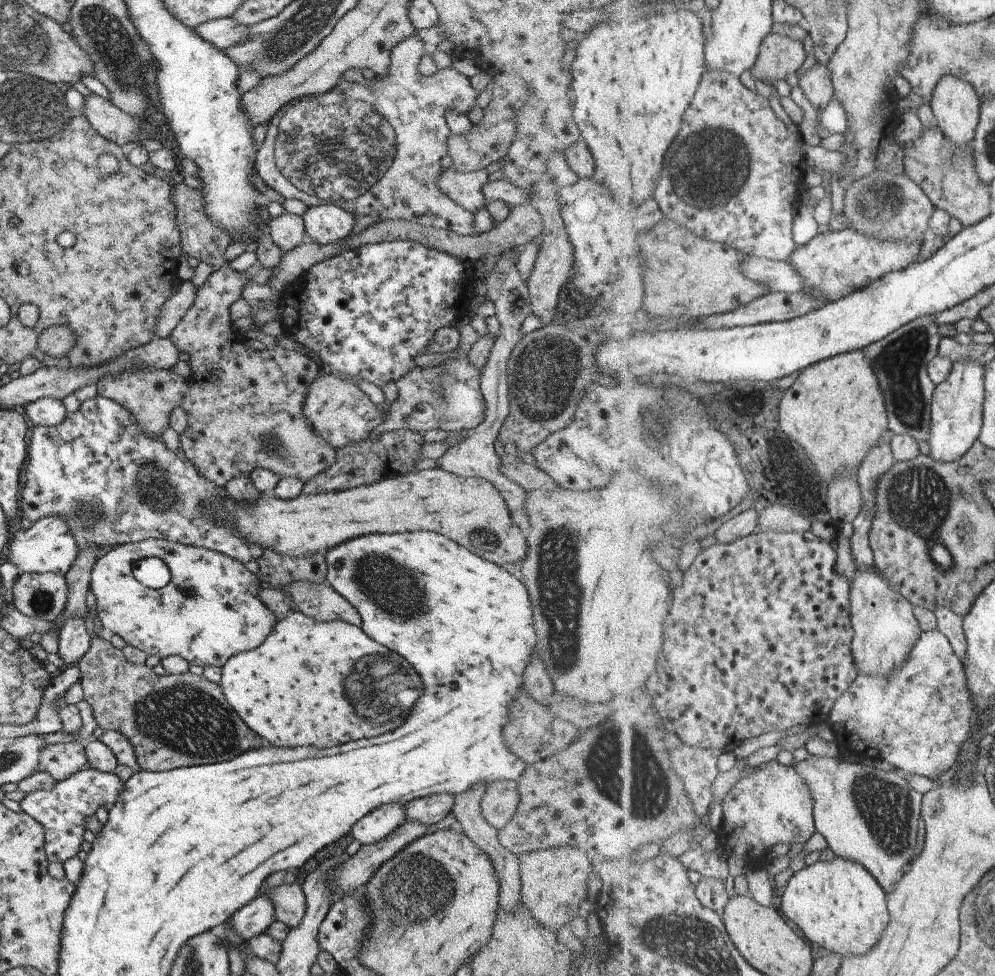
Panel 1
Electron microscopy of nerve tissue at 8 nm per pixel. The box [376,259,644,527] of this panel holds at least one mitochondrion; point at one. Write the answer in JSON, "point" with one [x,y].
{"point":[546,373]}

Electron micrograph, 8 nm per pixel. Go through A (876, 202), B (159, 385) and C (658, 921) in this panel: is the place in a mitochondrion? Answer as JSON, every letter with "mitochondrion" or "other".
{"A":"mitochondrion","B":"other","C":"mitochondrion"}

